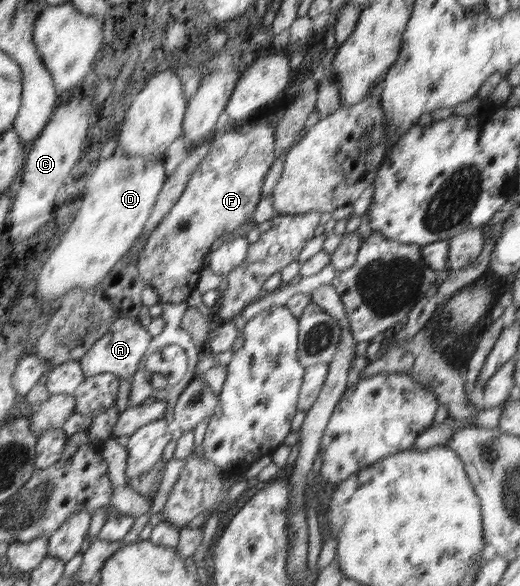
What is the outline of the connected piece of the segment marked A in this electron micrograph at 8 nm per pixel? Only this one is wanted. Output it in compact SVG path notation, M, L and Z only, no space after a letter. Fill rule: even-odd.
M119 318L111 325L95 344L92 349L79 361L83 376L97 377L103 373L115 374L120 383L133 381L135 372L139 369L139 363L152 341L152 336L142 327L137 319Z

